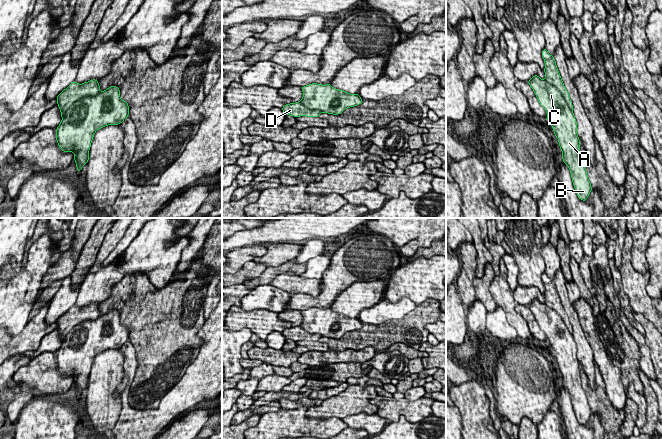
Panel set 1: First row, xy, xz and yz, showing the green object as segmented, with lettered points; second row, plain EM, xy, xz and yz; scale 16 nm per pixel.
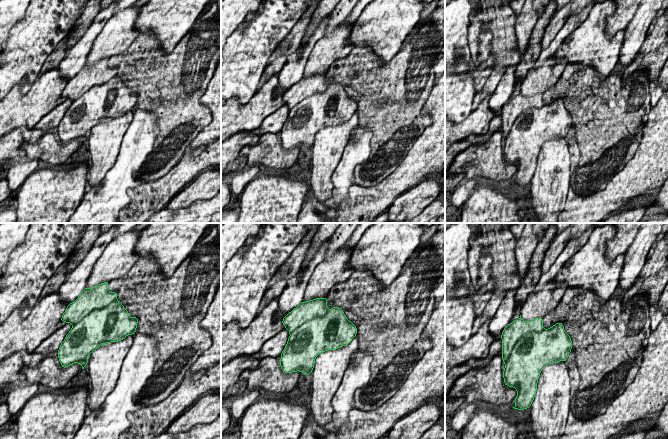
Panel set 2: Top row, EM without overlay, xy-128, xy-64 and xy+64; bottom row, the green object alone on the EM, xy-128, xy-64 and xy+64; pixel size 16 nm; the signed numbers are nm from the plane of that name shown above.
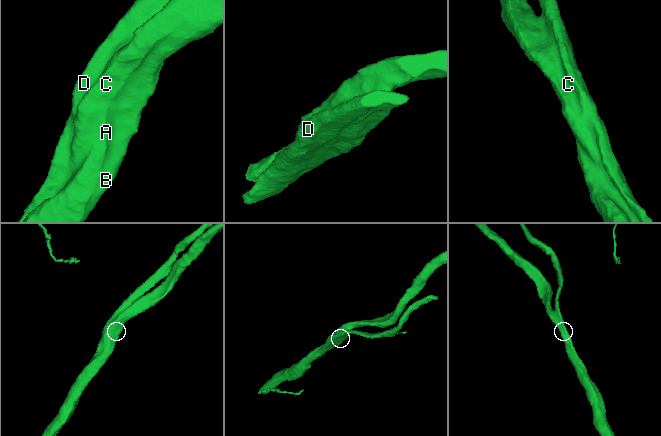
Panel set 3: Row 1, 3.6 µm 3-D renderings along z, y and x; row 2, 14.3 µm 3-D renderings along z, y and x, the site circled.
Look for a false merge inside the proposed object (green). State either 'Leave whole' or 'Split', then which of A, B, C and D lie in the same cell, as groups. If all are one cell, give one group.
Leave whole. Groups: A B C D

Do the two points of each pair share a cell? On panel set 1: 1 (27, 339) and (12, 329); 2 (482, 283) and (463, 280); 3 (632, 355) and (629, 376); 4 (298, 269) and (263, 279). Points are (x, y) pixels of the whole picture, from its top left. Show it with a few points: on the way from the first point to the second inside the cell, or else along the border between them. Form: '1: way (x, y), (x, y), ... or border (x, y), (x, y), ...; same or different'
1: border (28, 322), (19, 333), (10, 336); different
2: border (475, 276), (473, 287), (477, 298); different
3: way (629, 360), (629, 371); same
4: way (289, 268), (272, 272); same

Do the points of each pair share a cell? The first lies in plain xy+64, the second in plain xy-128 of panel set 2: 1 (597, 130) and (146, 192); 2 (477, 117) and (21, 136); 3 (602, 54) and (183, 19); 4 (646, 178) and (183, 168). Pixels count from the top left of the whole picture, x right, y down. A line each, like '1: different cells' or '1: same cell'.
1: different cells
2: different cells
3: same cell
4: same cell

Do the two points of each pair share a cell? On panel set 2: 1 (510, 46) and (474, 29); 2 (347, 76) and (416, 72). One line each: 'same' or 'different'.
1: same
2: same

